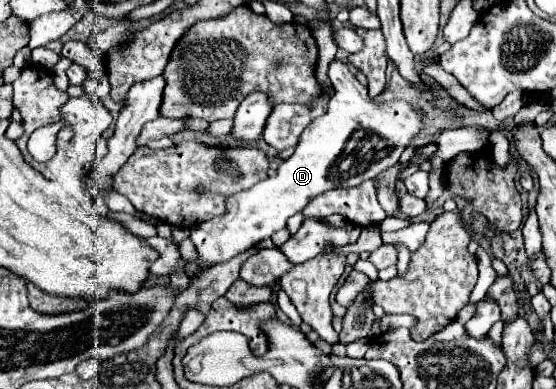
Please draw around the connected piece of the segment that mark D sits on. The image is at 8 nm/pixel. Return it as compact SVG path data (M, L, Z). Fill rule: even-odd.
M335 58L329 64L329 80L335 88L335 96L329 100L327 112L303 130L293 156L279 166L275 178L227 198L227 212L223 216L191 228L199 270L203 270L205 264L207 268L223 264L285 228L287 218L301 212L317 194L357 186L363 180L375 178L399 160L411 136L419 132L421 120L405 100L377 104L367 96L367 88L357 82L345 62ZM359 132L365 134L361 140L355 138Z

